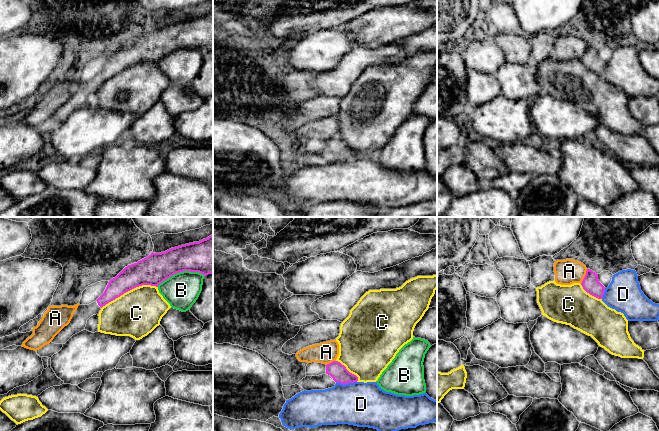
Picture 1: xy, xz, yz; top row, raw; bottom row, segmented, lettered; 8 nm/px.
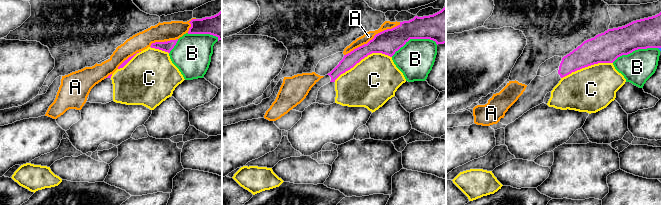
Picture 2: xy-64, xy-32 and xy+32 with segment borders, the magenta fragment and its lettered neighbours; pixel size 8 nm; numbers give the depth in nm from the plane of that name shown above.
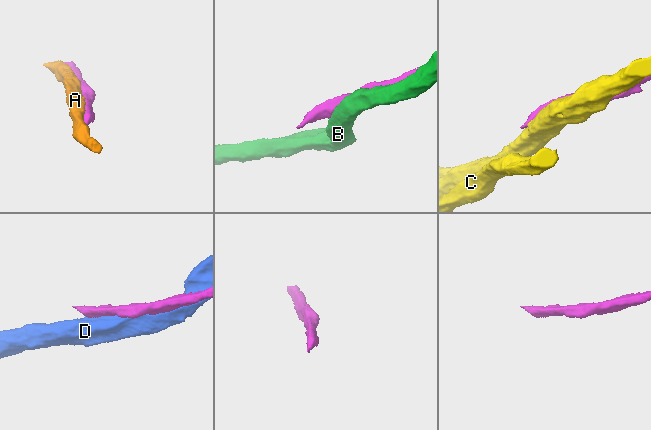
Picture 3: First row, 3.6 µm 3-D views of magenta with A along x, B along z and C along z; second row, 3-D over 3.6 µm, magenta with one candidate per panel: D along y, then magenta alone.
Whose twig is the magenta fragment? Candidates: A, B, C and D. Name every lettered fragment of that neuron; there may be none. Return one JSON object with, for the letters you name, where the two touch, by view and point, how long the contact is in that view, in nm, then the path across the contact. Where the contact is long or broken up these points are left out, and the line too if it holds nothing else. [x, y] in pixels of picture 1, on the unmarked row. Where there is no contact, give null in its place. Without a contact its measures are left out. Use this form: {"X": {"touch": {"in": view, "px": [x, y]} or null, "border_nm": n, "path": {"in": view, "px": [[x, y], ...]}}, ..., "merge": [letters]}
{"A": {"touch": {"in": "yz", "px": [585, 52]}, "border_nm": 130}, "merge": ["A"]}

